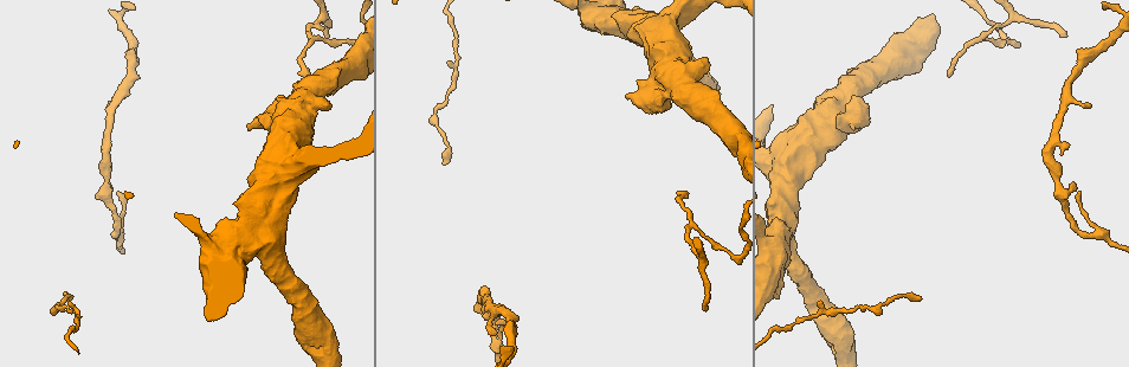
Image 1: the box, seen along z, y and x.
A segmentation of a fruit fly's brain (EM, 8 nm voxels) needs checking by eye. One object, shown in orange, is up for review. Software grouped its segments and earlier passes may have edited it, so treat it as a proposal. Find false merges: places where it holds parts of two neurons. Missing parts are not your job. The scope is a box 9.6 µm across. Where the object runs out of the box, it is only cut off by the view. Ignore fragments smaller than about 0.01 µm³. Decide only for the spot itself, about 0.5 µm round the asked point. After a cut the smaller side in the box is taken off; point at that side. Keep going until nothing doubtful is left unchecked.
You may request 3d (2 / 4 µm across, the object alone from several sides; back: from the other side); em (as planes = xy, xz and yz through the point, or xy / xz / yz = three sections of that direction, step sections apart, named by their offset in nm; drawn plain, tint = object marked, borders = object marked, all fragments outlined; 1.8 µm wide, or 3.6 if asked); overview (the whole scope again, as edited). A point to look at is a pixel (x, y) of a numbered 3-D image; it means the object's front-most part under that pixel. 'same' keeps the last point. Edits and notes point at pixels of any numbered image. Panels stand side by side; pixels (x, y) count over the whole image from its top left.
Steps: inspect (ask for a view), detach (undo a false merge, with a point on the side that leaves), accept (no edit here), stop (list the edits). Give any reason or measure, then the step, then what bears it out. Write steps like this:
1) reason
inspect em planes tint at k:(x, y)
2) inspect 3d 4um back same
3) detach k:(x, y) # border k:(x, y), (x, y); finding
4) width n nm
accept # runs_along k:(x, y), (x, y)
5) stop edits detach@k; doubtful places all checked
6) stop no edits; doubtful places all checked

a fork
inspect em yz step 8 tint at 1:(496, 342)

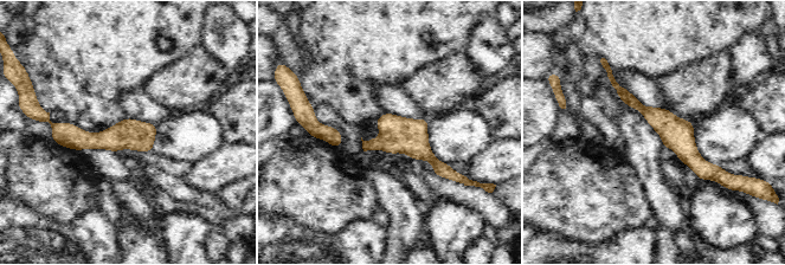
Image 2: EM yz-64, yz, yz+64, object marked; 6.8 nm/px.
another direction
inspect em planes tint same

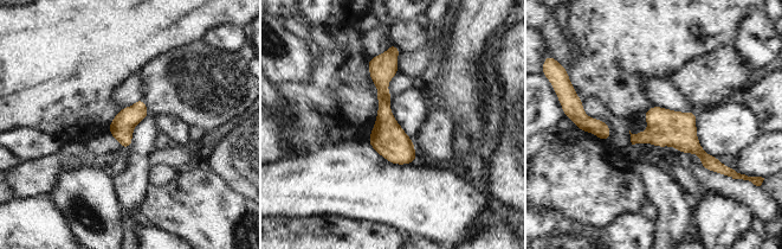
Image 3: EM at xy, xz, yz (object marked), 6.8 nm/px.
accept # runs_along 3:(387, 55), (386, 132), (404, 161); continuous, no second neuron

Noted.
abrupt turn
inspect em planes borders at 1:(700, 260)

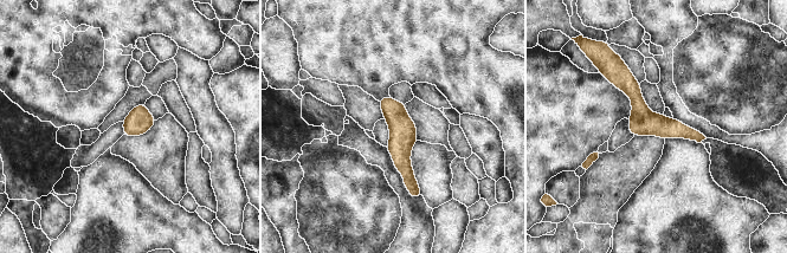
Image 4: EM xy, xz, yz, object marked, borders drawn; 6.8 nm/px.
accept # runs_along 4:(621, 67), (657, 124), (701, 137); one neuron here

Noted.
sharp bend
inspect 3d 2um at 1:(315, 38)

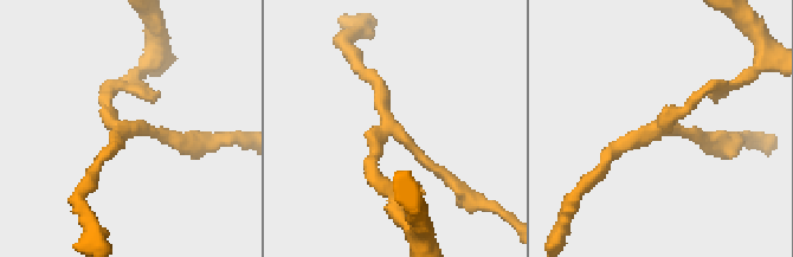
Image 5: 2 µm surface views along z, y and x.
arms 3
inspect em planes tint at 5:(124, 126)

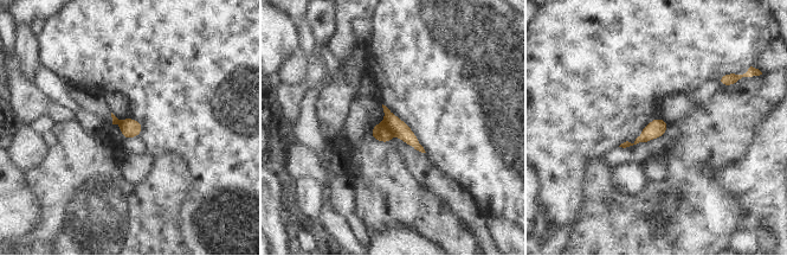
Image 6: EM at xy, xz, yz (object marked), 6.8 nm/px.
detach 6:(379, 132) # border 6:(382, 123), (392, 133); two neurons meet here

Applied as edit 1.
stop edits detach@6; doubtful places all checked

